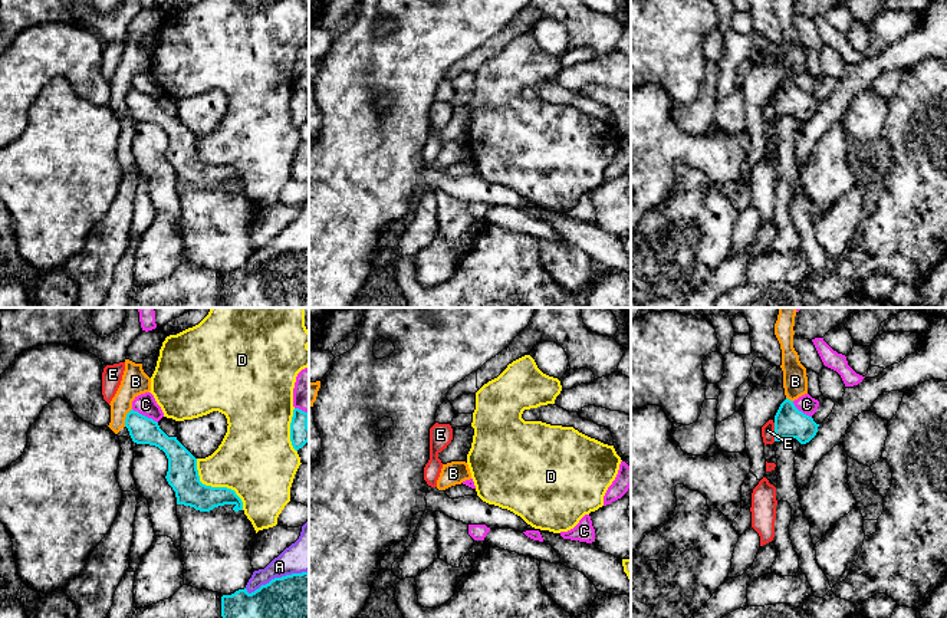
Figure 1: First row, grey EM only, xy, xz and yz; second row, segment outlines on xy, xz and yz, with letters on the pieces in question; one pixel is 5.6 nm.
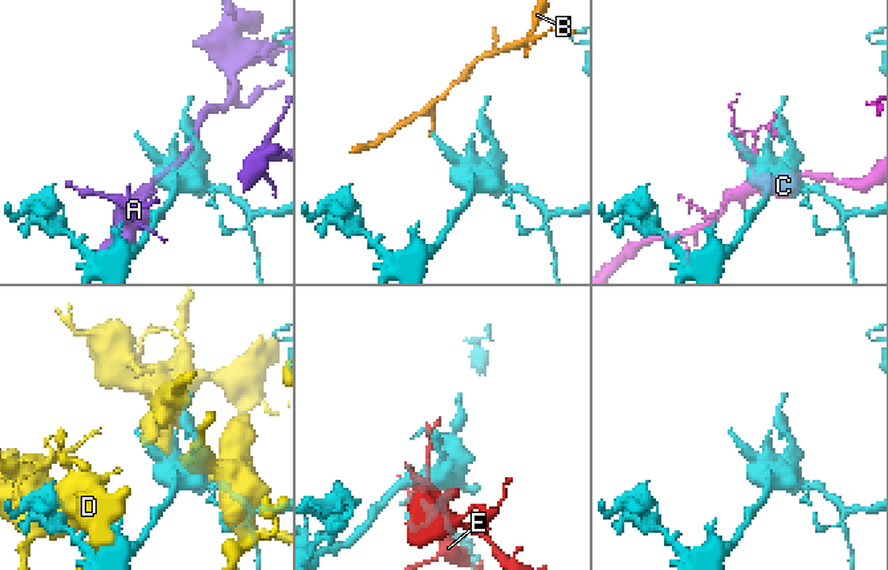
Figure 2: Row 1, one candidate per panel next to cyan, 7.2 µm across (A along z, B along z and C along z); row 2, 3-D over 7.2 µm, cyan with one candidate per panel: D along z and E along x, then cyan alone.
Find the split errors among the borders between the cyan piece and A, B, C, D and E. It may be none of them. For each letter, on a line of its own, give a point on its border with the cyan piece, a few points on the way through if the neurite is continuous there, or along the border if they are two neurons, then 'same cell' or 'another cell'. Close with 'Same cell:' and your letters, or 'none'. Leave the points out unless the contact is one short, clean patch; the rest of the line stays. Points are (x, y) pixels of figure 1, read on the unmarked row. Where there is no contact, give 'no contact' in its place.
A: meets cyan in xy at (276, 256); another cell
B: meets cyan in xy at (127, 95); border along xy (131, 86), (124, 104); another cell
C: meets cyan in xy at (144, 94); another cell
D: meets cyan in xy at (216, 165); another cell
E: meets cyan in yz at (775, 109); another cell
Same cell: none

